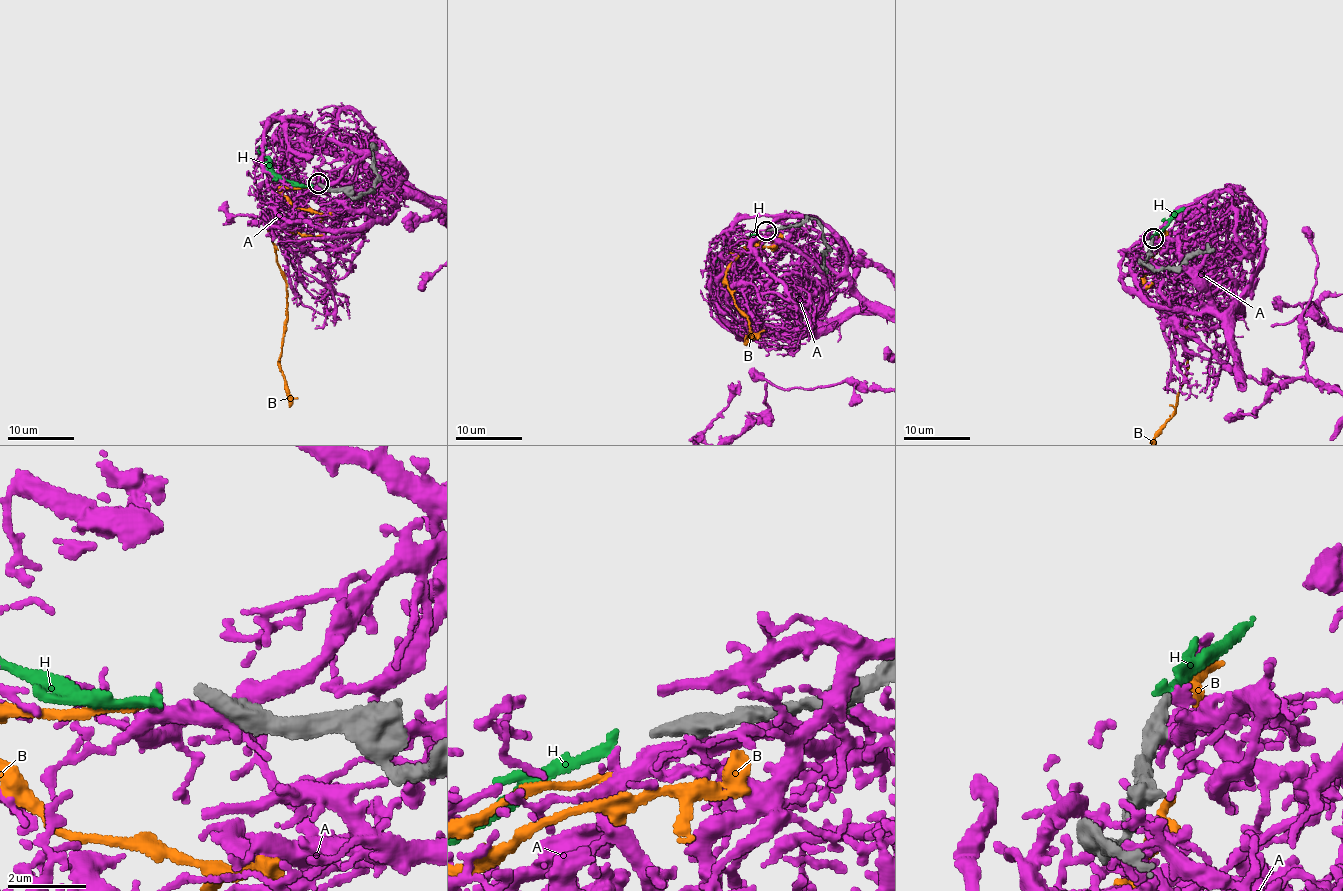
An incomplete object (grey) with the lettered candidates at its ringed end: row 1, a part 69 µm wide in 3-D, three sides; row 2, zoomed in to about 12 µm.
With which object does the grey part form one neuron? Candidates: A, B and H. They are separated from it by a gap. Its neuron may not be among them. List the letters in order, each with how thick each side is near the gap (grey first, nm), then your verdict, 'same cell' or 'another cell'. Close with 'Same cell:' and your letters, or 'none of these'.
A: calibres 320 and 360 nm; another cell
B: calibres 320 and 200 nm; another cell
H: calibres 320 and 260 nm; another cell
Same cell: none of these

